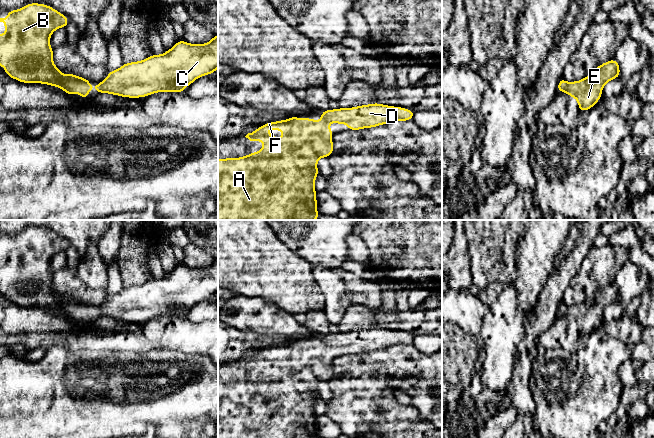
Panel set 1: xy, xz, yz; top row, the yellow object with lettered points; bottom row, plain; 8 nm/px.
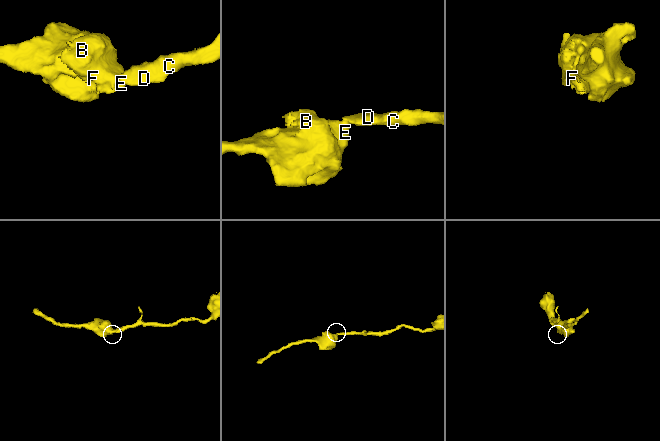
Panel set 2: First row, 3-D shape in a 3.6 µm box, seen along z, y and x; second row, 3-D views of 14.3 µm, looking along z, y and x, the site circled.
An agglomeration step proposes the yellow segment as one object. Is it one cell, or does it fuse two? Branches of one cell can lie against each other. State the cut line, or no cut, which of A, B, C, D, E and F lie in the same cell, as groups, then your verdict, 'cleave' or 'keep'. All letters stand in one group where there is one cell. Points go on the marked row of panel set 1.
cut none; groups A B C D E F; keep

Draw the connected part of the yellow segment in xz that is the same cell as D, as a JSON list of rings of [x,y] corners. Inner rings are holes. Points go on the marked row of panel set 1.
[[[380,103],[356,106],[352,108],[329,109],[320,112],[322,120],[312,118],[297,118],[291,116],[287,120],[267,122],[245,137],[250,141],[262,141],[262,150],[252,152],[239,158],[218,159],[218,220],[316,220],[320,213],[317,211],[315,179],[320,174],[317,162],[320,158],[328,158],[333,154],[333,132],[329,122],[346,124],[348,130],[362,130],[385,125],[395,121],[409,121],[414,117],[414,111],[403,107],[388,106]],[[266,130],[281,130],[282,138],[265,134]]]

